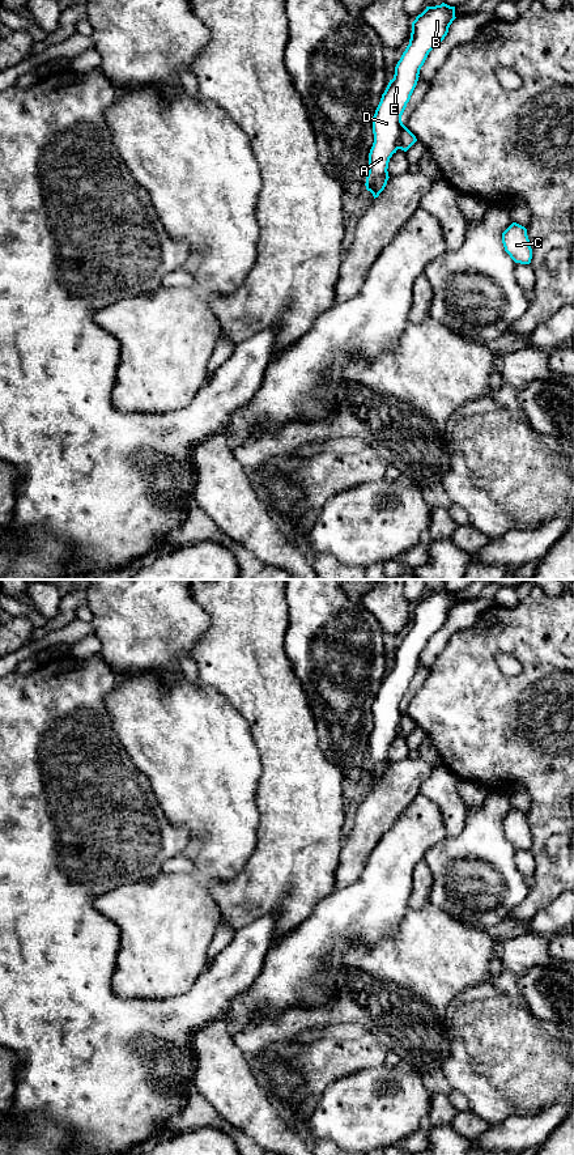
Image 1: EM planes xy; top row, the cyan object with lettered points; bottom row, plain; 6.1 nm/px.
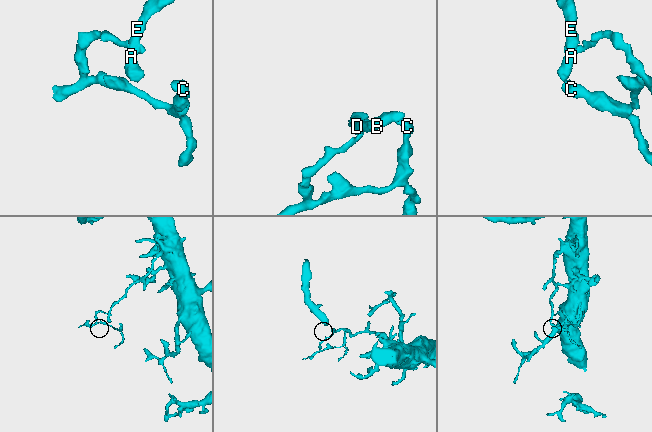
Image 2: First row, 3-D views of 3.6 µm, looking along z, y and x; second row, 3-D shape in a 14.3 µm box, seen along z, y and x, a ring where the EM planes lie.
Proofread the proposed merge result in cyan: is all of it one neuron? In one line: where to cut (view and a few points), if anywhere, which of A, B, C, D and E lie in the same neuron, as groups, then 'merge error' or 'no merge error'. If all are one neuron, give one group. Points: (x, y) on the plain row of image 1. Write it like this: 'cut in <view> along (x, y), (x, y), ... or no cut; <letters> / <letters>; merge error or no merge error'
cut in xy along (403, 710), (396, 734); A B D E / C; merge error

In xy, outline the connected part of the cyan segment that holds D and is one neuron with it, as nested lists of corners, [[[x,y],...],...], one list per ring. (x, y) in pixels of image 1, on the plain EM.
[[[445,589],[426,595],[412,608],[409,630],[395,653],[373,702],[374,729],[369,739],[366,776],[375,784],[384,776],[388,767],[388,748],[396,739],[396,727],[403,713],[401,701],[417,671],[420,655],[429,638],[448,619],[455,606],[455,593]]]

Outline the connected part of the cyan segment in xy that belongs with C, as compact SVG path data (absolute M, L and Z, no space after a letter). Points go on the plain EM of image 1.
M513 808L502 819L502 829L505 837L515 849L530 850L532 845L532 835L527 821L527 815L516 808Z

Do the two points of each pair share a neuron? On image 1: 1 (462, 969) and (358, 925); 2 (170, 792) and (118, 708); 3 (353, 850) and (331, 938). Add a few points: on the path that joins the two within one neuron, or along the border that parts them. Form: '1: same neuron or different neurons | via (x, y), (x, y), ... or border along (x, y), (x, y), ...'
1: different neurons | border along (405, 913), (395, 933), (370, 947), (356, 945)
2: same neuron | via (170, 771), (170, 760), (139, 729)
3: different neurons | border along (365, 866), (354, 882), (335, 891)

